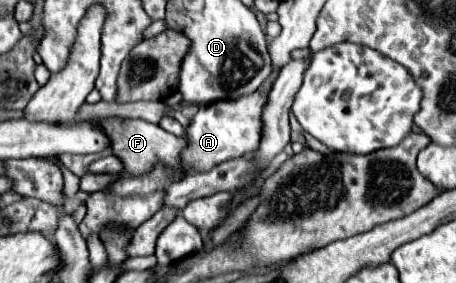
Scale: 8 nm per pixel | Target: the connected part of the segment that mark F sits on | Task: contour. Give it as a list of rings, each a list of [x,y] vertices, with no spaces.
[[[100,119],[100,125],[112,137],[112,153],[124,163],[126,171],[132,175],[146,175],[154,163],[166,163],[166,167],[178,167],[178,155],[186,147],[186,137],[176,137],[164,131],[160,125],[142,119]]]

